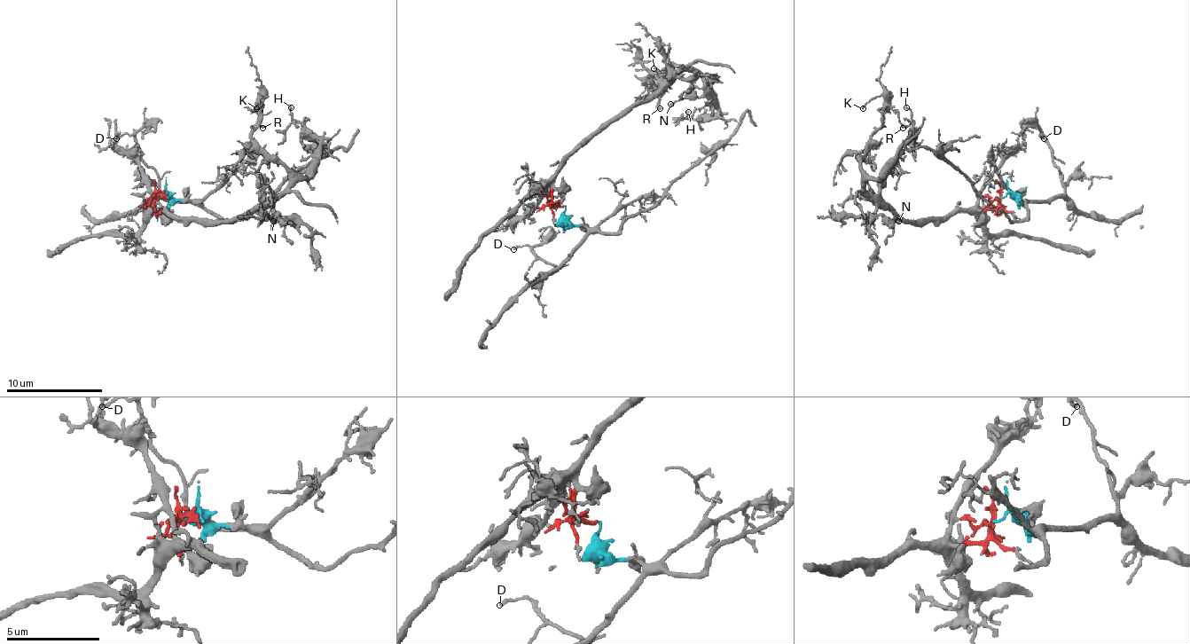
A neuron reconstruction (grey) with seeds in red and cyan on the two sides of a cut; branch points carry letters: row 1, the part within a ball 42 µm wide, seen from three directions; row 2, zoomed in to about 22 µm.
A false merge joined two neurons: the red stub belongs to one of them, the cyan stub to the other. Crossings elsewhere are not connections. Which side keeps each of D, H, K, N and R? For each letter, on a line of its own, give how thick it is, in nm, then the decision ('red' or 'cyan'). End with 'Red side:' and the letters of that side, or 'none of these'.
D: 140 nm | cyan
H: 130 nm | red
K: 110 nm | red
N: 150 nm | red
R: 140 nm | red
Red side: H, K, N, R

